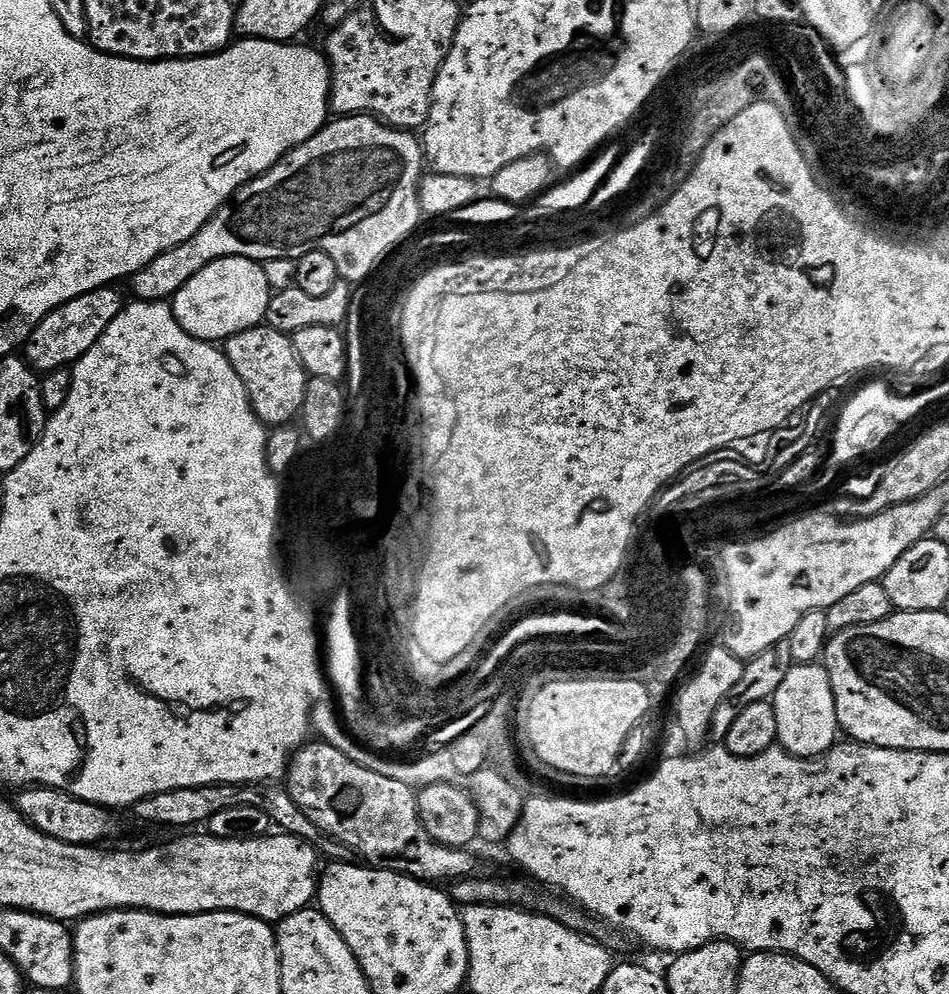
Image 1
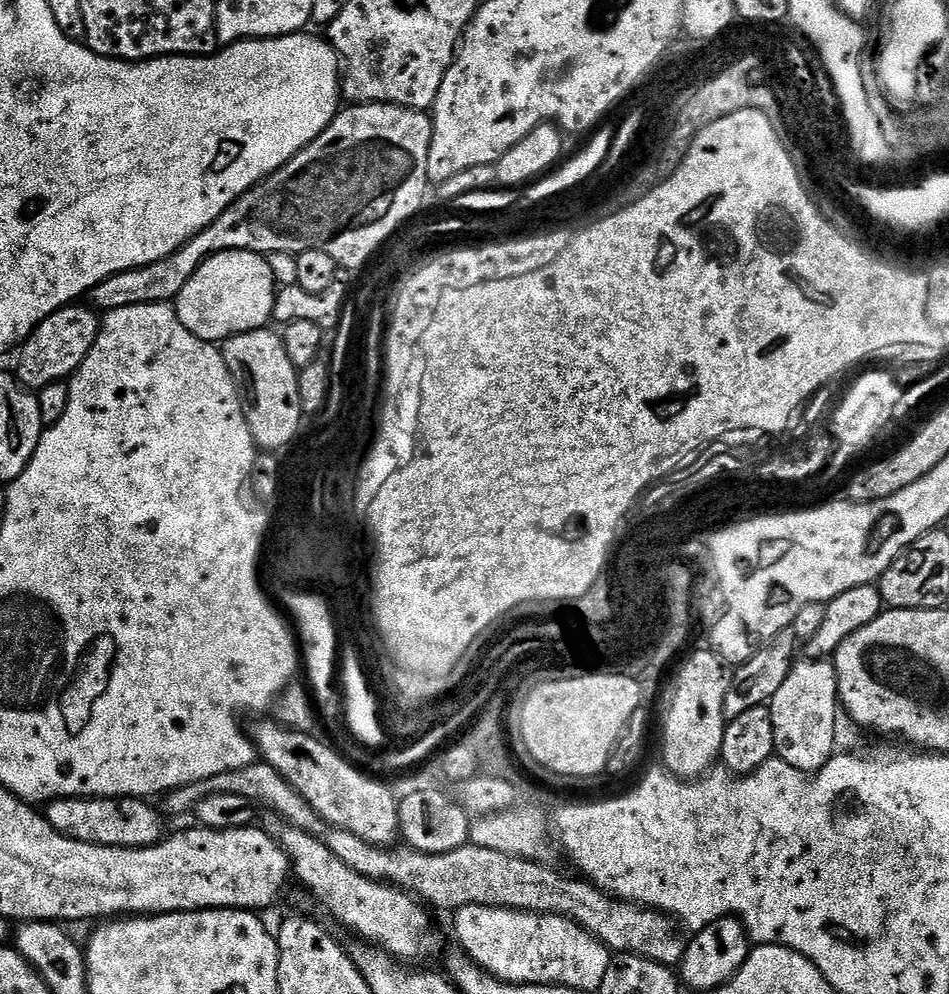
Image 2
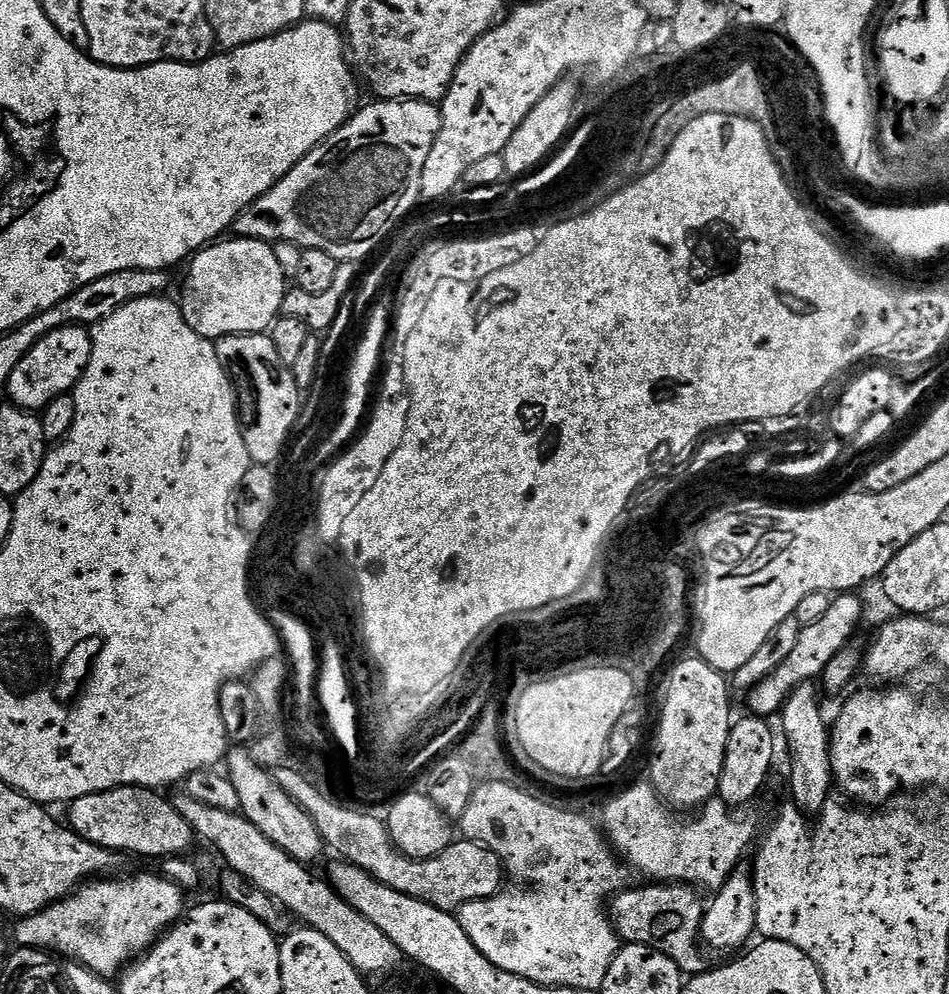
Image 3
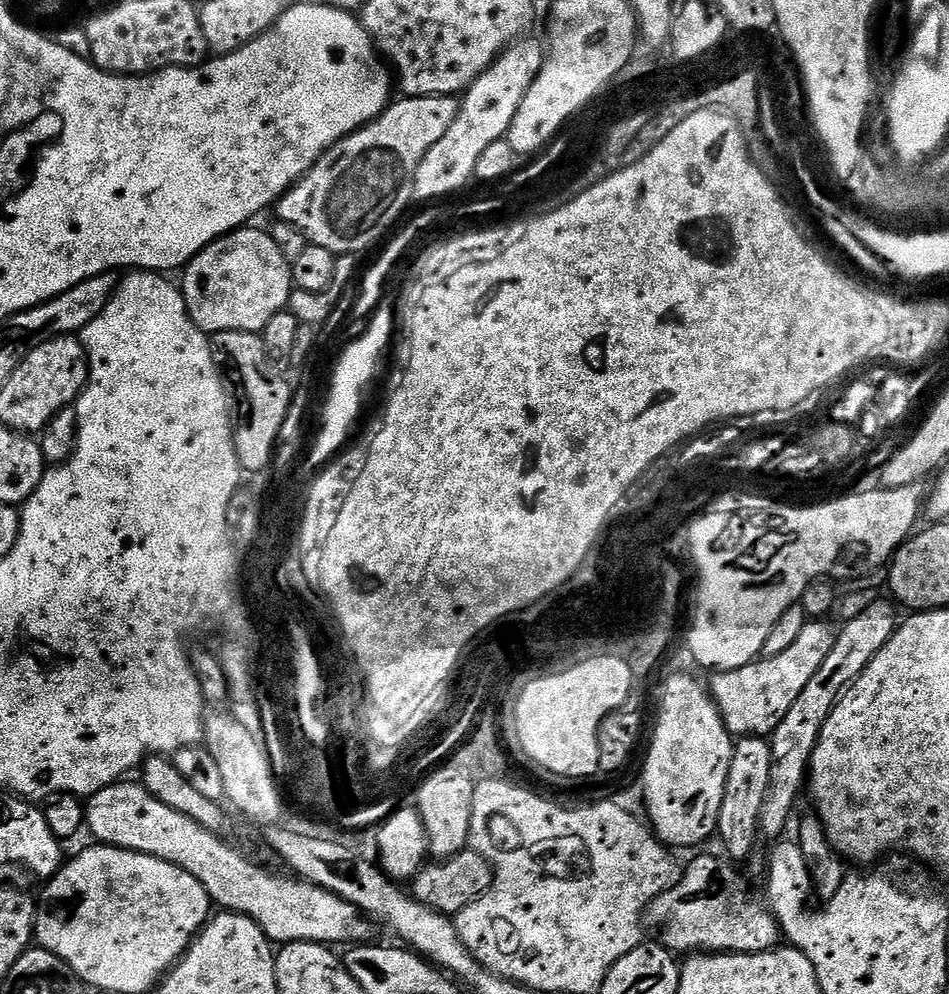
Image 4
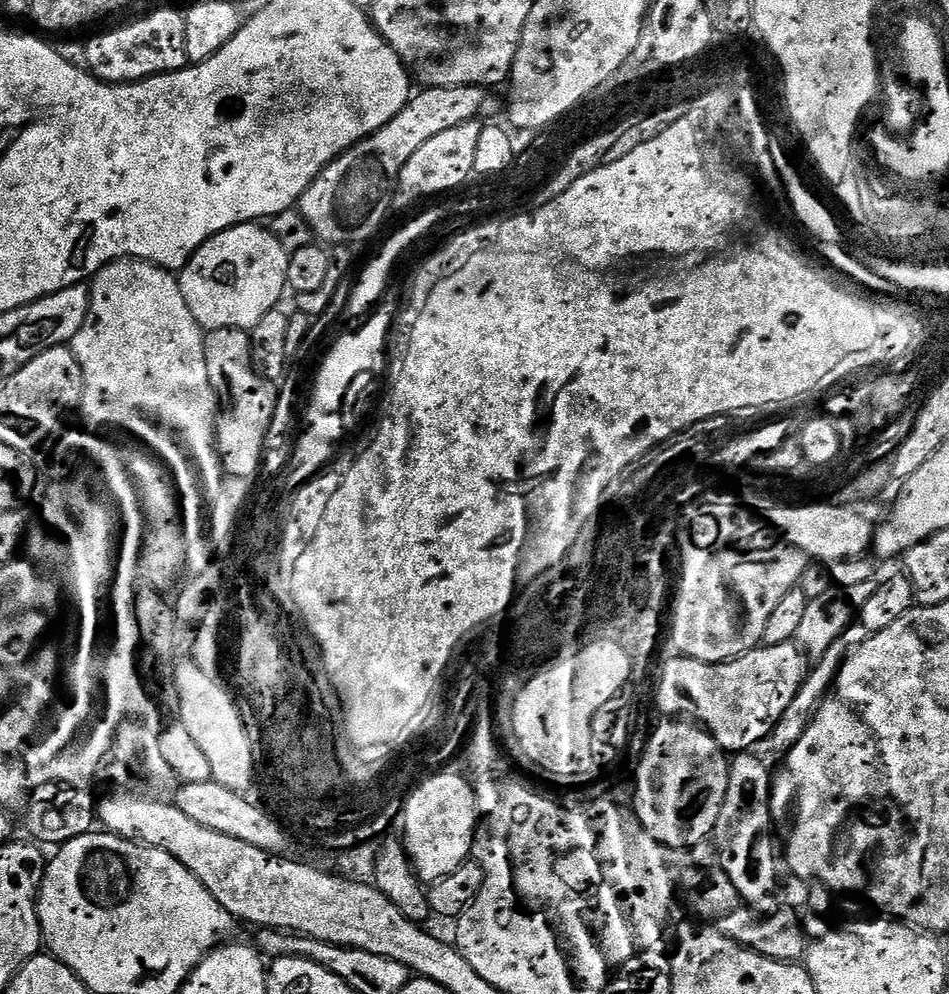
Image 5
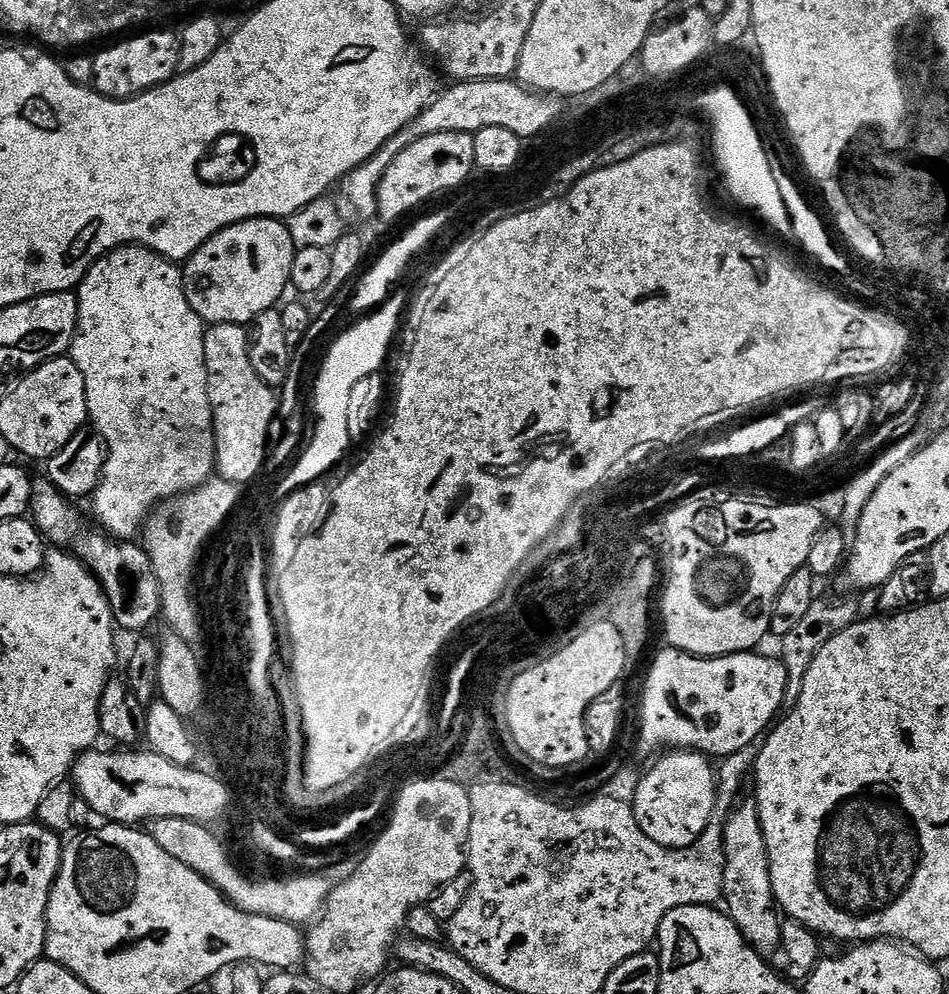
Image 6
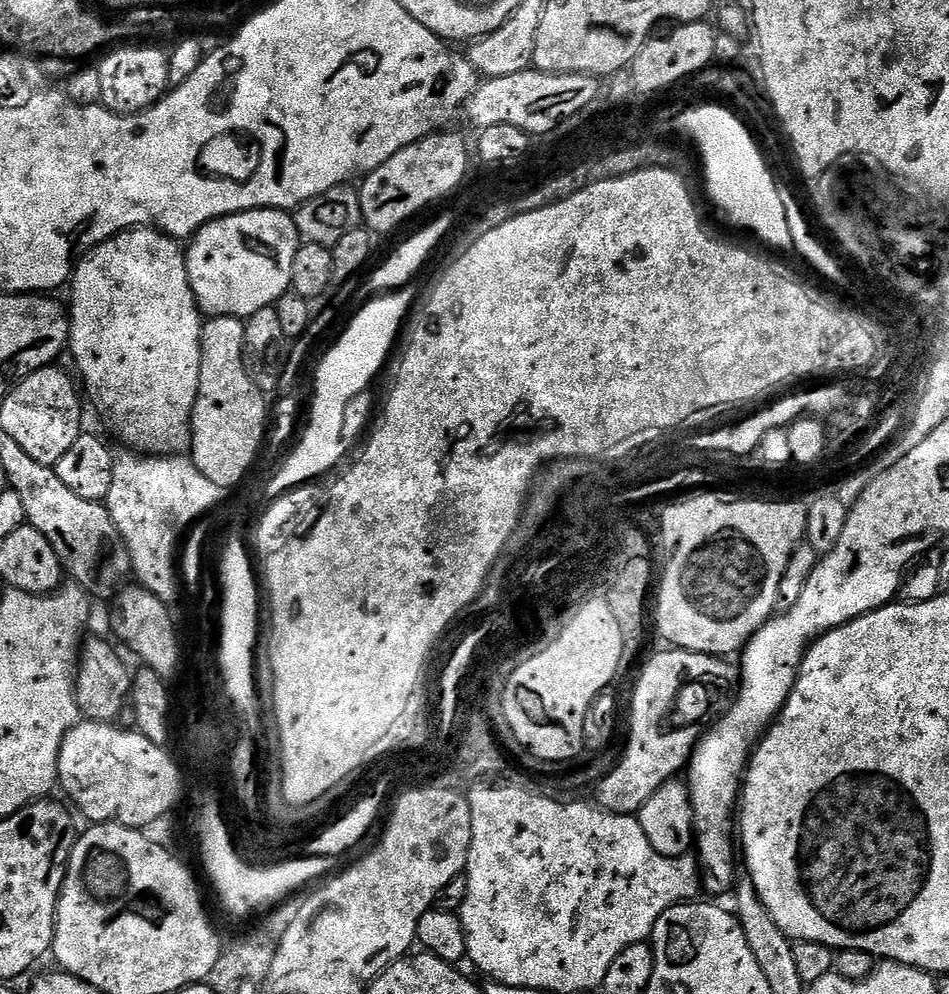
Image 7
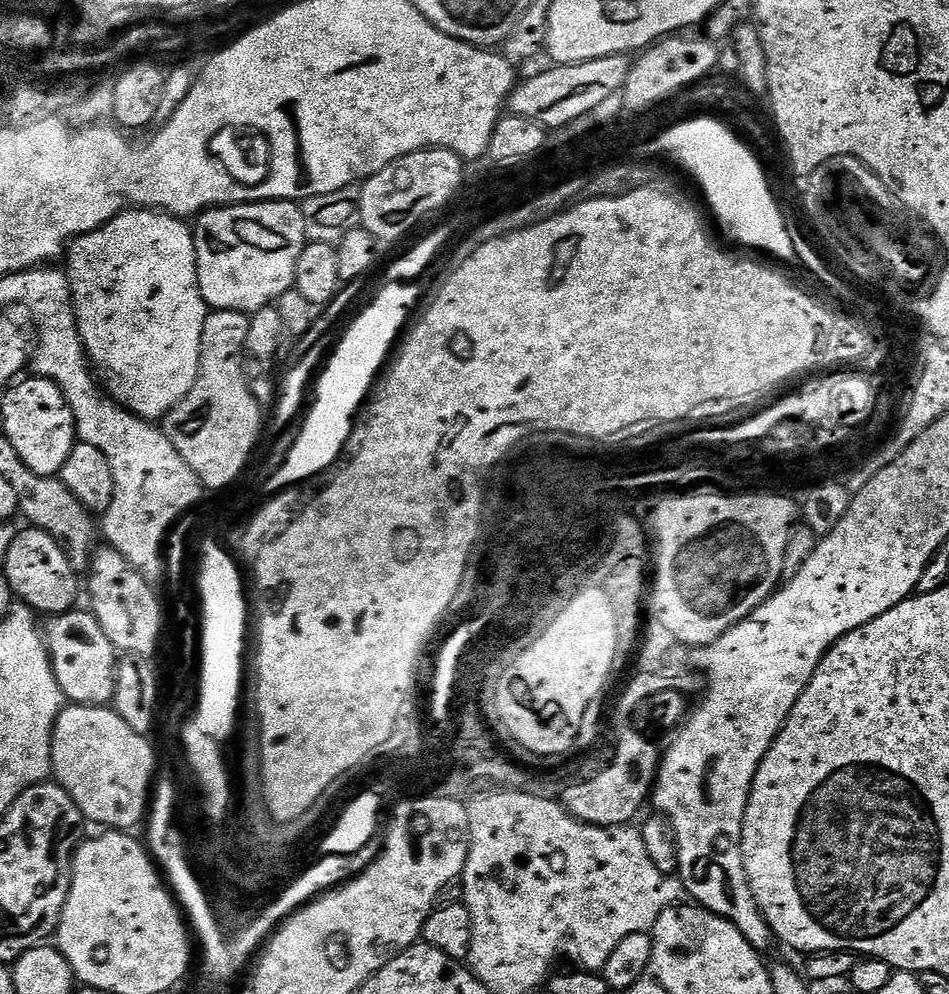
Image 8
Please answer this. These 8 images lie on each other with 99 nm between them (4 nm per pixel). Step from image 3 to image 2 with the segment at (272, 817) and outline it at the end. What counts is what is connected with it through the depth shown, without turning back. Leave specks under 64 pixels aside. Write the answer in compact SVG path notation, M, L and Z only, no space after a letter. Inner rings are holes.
M284 826L278 832L280 845L288 856L291 871L312 891L312 896L341 924L359 939L377 944L382 952L389 952L401 962L420 962L440 948L440 936L432 929L429 909L411 892L381 884L379 880L362 878L330 846L308 835L301 828Z

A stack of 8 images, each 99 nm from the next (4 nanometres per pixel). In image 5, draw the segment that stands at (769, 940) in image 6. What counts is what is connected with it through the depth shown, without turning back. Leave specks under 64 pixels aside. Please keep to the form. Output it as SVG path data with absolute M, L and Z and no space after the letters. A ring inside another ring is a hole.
M749 750L745 752L737 752L731 757L728 765L728 785L726 786L726 802L722 802L722 814L718 814L718 822L716 823L716 830L714 833L714 856L718 861L718 867L720 867L726 874L729 875L730 881L733 882L734 887L738 890L738 894L744 899L745 903L757 913L768 914L777 907L778 901L776 901L776 883L780 880L780 868L776 865L776 856L778 860L778 844L772 841L772 832L774 836L774 825L772 823L772 777L773 773L768 772L768 764L760 756L755 756L756 752Z

